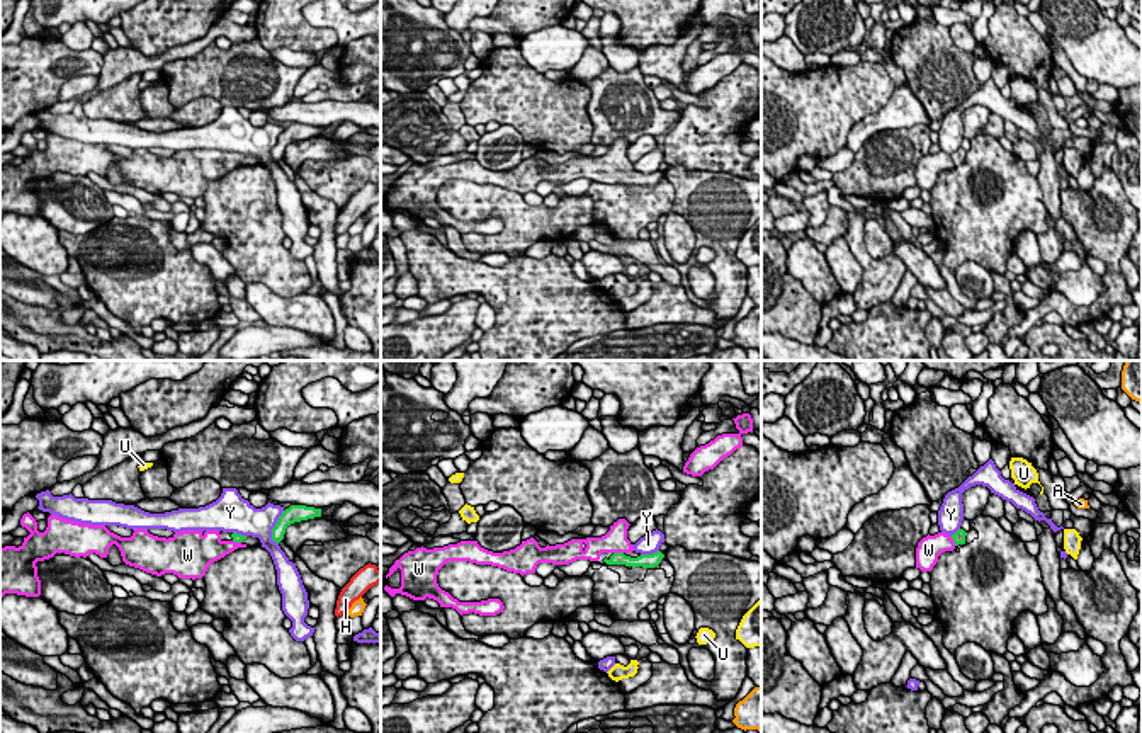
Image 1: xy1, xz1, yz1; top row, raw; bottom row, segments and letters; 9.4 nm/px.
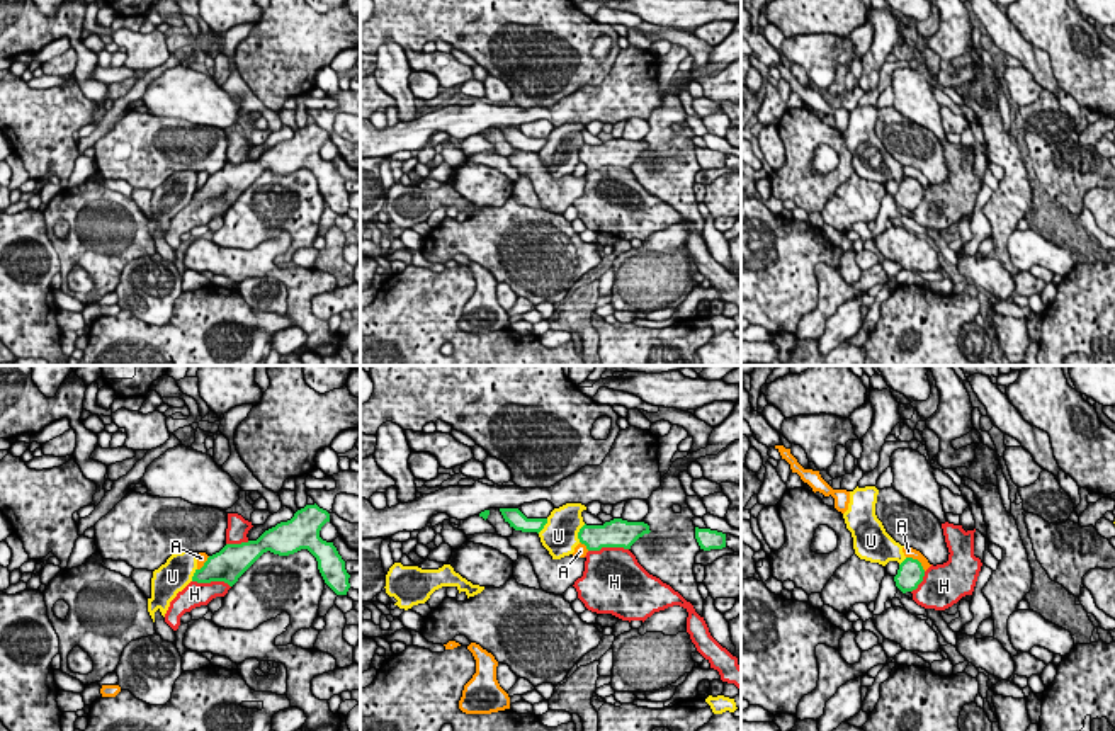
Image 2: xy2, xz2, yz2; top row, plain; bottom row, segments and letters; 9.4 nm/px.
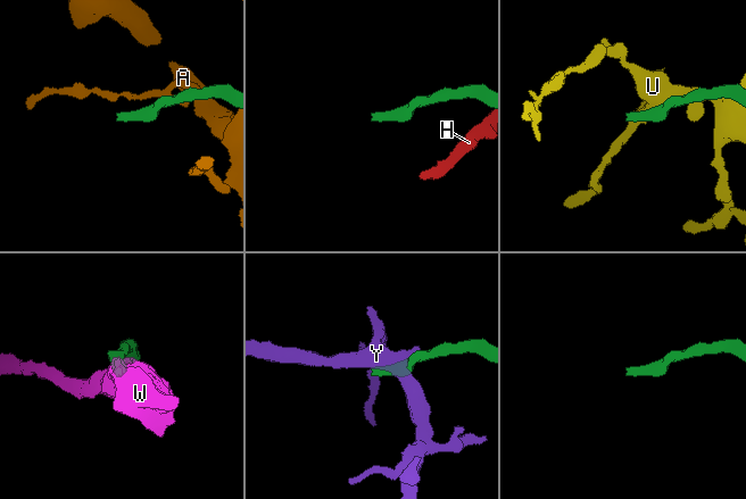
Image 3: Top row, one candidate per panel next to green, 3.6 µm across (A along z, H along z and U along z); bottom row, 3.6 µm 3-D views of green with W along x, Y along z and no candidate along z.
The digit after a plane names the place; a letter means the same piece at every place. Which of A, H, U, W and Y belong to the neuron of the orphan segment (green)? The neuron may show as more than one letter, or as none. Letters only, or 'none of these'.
W

